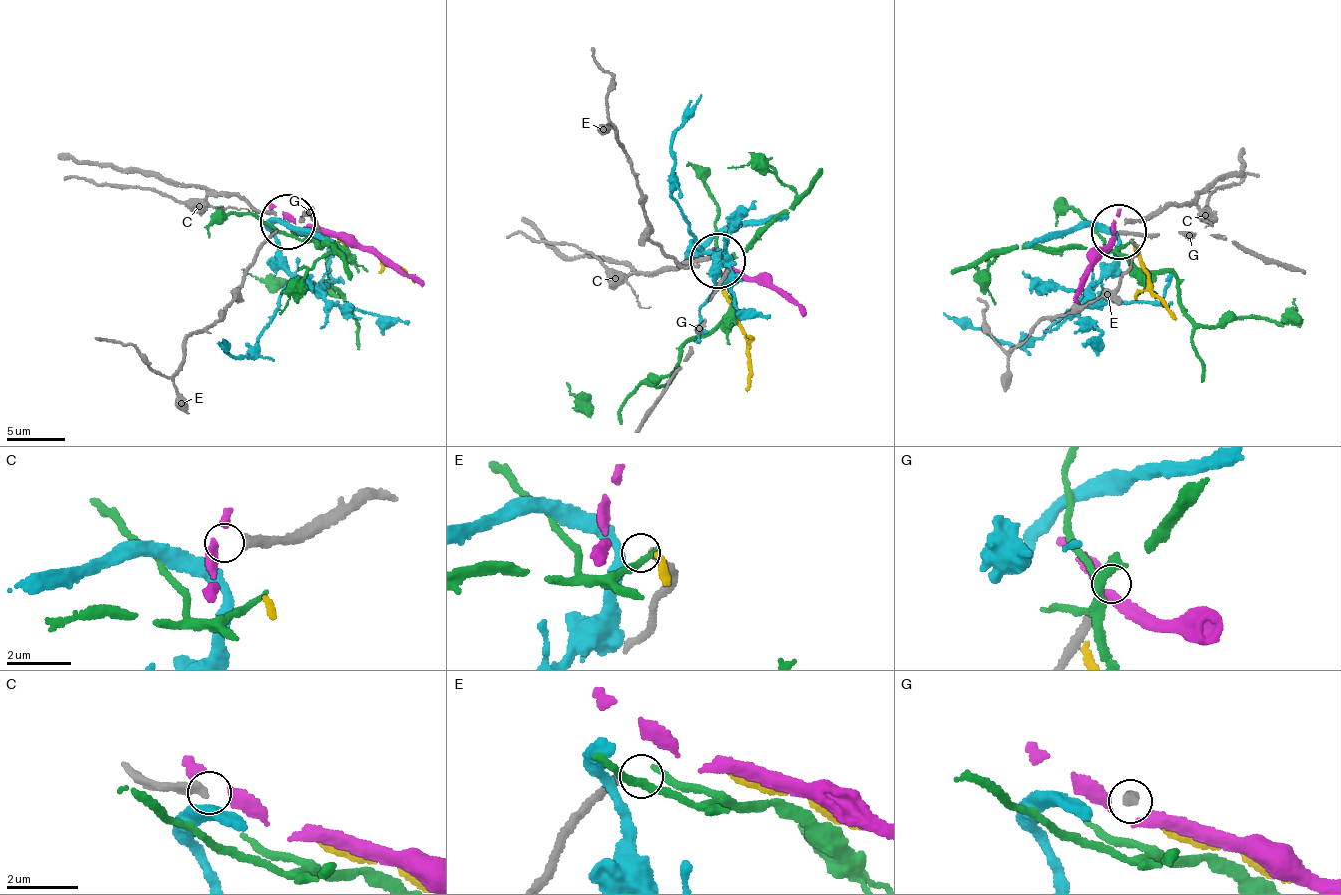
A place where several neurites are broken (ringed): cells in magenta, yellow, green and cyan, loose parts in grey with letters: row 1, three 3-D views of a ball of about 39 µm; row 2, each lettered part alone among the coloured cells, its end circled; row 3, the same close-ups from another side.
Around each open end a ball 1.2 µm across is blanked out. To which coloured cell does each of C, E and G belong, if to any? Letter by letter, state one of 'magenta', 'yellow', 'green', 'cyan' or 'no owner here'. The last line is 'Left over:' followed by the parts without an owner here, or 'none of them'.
C: no owner here
E: no owner here
G: no owner here
Left over: C, E, G

